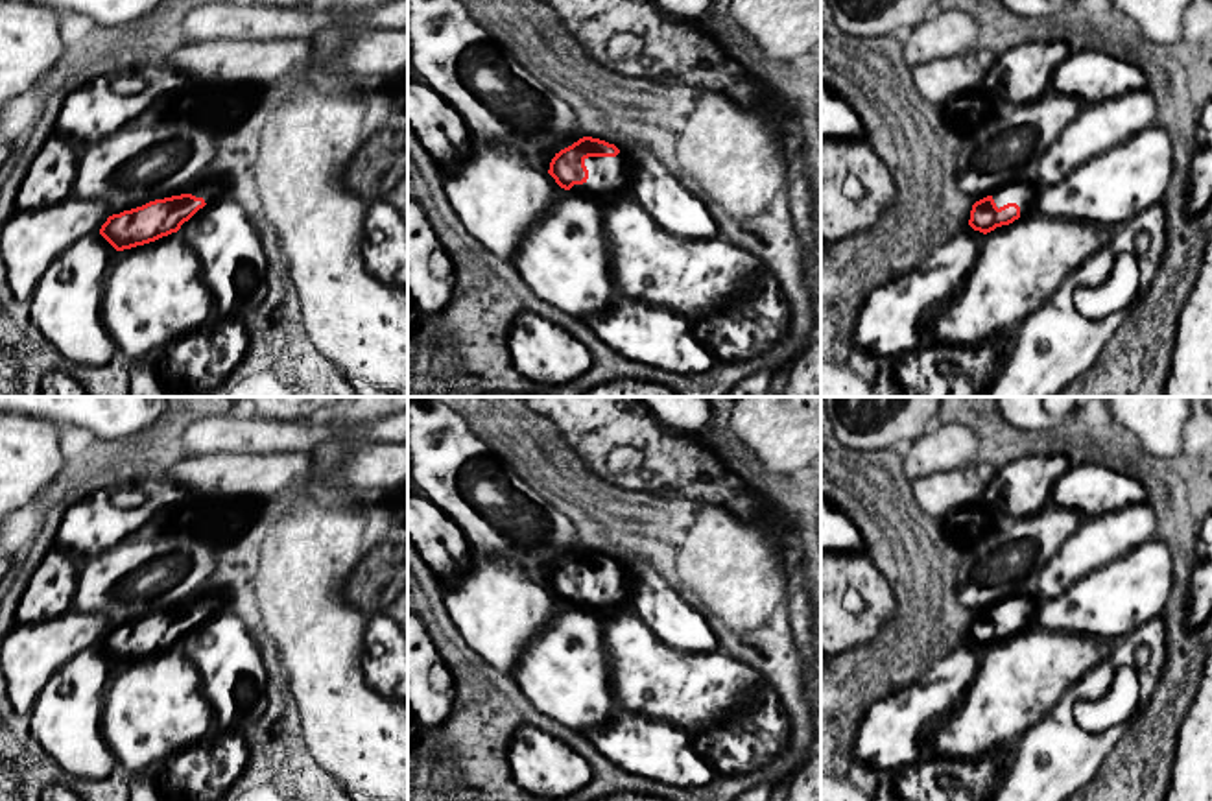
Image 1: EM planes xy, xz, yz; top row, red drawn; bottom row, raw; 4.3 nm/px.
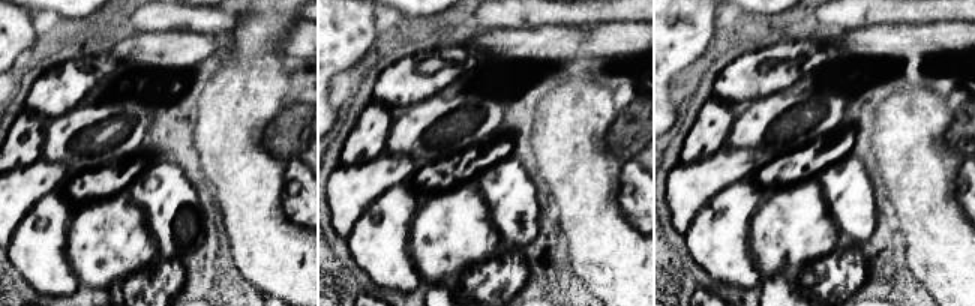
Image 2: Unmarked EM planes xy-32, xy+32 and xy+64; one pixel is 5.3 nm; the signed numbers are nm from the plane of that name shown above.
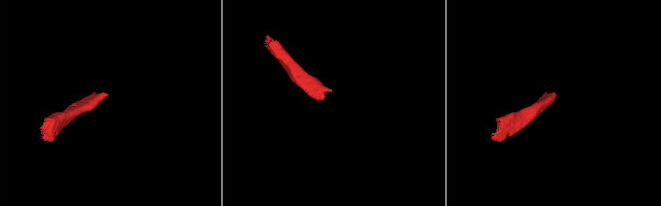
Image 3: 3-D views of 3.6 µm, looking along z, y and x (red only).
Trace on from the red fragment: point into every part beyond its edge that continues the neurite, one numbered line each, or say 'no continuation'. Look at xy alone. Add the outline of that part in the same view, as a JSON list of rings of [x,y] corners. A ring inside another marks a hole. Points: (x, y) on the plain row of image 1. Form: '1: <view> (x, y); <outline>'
1: xy (209, 604); [[[199,591],[192,598],[188,598],[184,604],[177,605],[175,609],[181,609],[181,607],[192,607],[196,611],[203,611],[205,616],[210,618],[212,615],[221,611],[221,602],[218,596],[207,591]]]

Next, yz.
1: yz (1024, 608); [[[1016,596],[1007,598],[991,607],[996,620],[1004,620],[1007,616],[1016,616],[1020,620],[1020,629],[1029,626],[1037,615],[1037,602],[1033,596]]]

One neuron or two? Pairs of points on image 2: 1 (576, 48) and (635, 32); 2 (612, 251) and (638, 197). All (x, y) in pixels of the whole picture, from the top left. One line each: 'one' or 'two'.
1: one
2: two

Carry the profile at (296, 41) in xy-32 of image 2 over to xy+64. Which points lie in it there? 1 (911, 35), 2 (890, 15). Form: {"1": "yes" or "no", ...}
{"1": "yes", "2": "no"}

